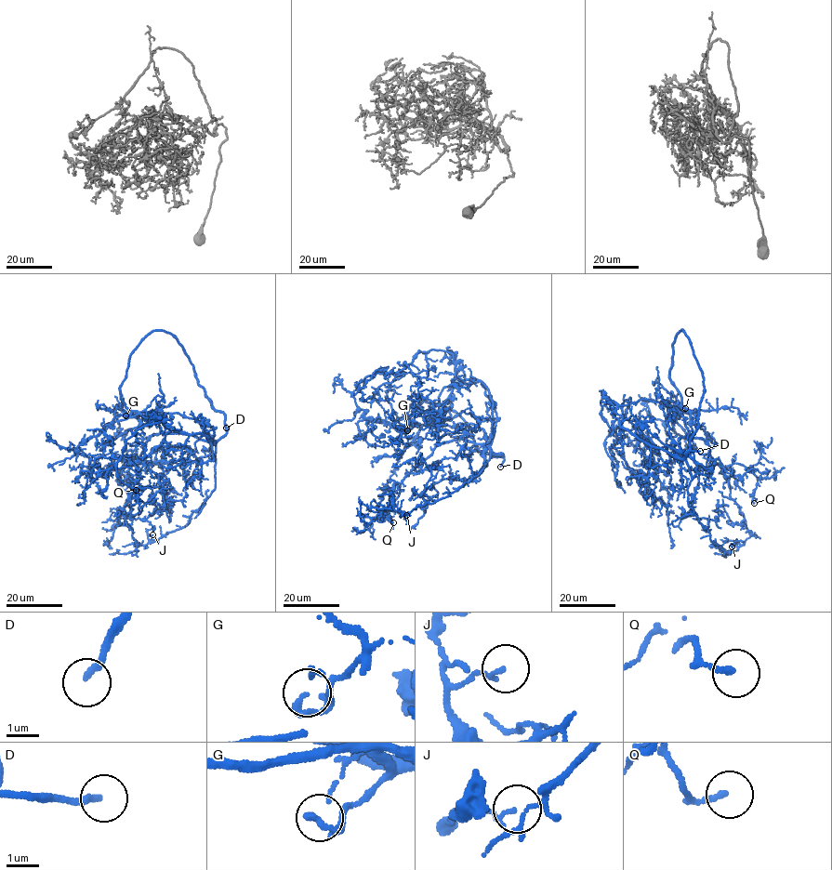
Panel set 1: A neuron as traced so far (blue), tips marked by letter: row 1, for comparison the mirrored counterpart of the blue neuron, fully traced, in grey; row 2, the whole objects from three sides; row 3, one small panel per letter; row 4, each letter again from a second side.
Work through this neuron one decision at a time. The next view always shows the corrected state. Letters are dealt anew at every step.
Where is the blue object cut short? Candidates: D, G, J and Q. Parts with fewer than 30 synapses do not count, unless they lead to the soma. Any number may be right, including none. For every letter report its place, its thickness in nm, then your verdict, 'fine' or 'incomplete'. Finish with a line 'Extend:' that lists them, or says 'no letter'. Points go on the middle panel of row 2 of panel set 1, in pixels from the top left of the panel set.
D: place (500, 467); calibre 220 nm; incomplete
G: place (407, 430); calibre 190 nm; fine
J: place (406, 515); calibre 130 nm; fine
Q: place (393, 522); calibre 190 nm; fine
Extend: D

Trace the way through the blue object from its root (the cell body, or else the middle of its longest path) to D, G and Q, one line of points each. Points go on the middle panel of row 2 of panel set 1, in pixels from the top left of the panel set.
D: (492, 404), (490, 450), (504, 457), (500, 467)
G: (492, 404), (493, 439), (484, 443), (454, 439), (439, 443), (438, 433), (430, 424), (414, 426), (407, 430)
Q: (492, 404), (493, 439), (482, 443), (454, 439), (440, 443), (404, 478), (394, 503), (378, 518), (393, 522)

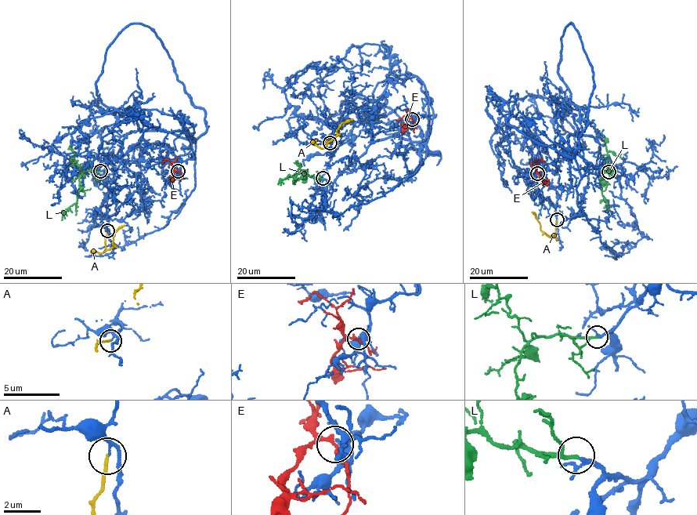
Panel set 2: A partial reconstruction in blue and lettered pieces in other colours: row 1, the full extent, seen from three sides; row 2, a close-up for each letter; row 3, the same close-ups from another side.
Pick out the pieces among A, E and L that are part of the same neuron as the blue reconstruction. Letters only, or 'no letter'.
L

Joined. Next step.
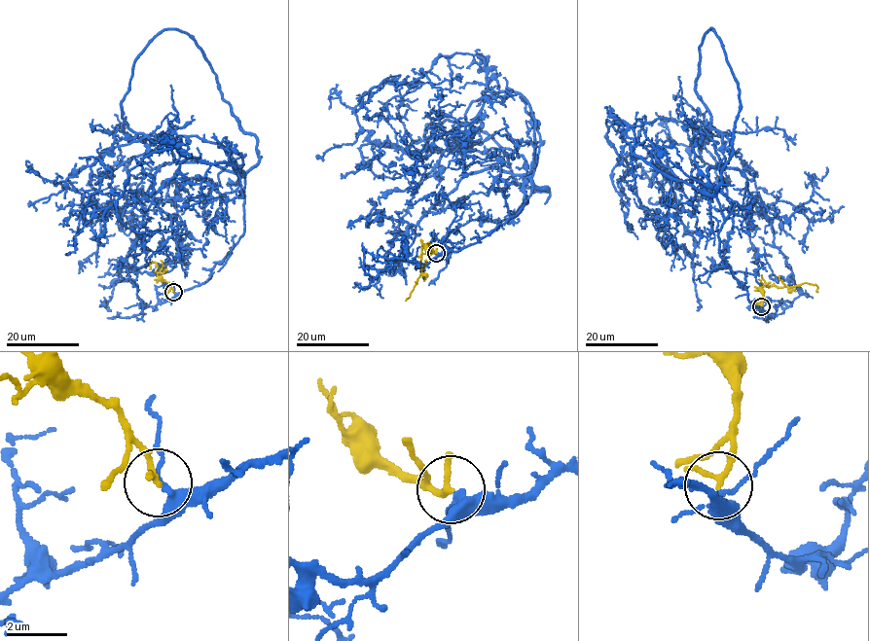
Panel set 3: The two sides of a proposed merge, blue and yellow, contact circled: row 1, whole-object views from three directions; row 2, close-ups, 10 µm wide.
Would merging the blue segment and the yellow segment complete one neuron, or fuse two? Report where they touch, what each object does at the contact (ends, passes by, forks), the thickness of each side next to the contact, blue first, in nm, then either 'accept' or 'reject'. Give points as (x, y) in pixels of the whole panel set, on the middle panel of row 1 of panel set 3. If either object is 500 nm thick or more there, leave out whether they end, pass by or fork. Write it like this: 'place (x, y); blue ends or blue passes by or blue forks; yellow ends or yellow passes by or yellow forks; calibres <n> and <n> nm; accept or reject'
place (436, 253); blue forks; yellow passes by; calibres 240 and 160 nm; accept

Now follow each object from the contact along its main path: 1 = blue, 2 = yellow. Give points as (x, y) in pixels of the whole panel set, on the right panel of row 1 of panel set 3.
1: (761, 306), (720, 255), (715, 196), (633, 154), (627, 124), (606, 121), (619, 158), (667, 171), (651, 197)
2: (761, 306), (763, 286), (790, 287), (807, 283), (816, 285), (818, 292)

